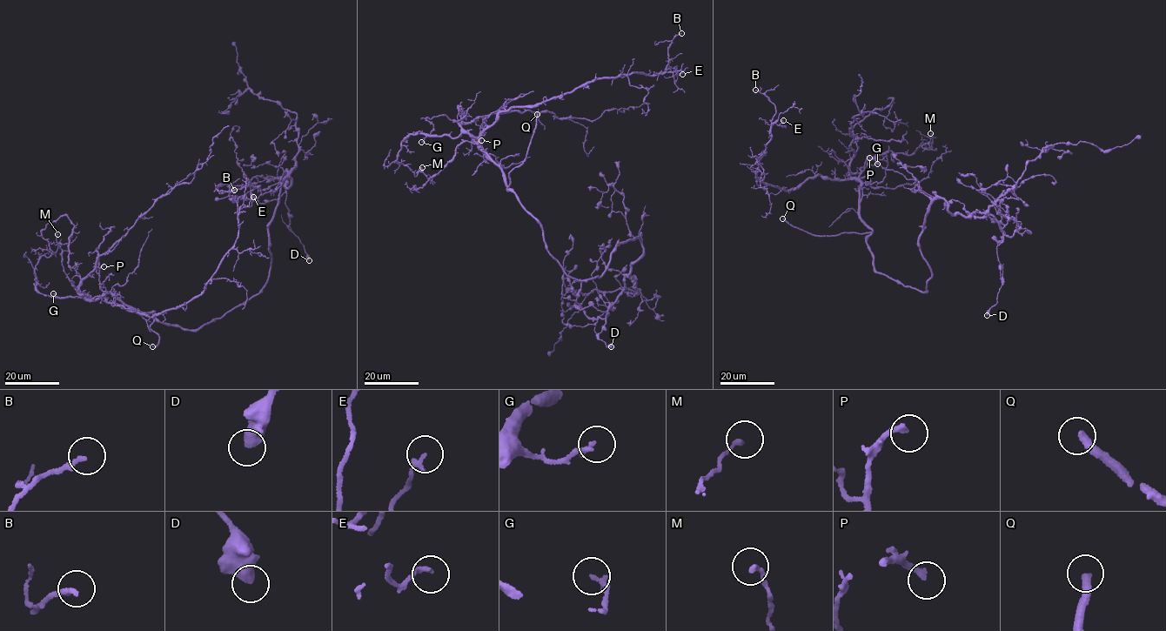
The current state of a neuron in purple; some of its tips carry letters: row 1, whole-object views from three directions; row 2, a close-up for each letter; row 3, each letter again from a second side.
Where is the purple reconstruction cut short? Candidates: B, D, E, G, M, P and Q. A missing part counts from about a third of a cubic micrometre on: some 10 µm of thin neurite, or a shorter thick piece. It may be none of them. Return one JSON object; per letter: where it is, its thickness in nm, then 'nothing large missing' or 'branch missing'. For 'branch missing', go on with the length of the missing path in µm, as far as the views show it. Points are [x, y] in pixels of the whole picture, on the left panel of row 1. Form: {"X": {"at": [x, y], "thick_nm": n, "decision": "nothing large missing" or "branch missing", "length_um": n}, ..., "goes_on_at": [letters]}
{"B": {"at": [234, 190], "thick_nm": 220, "decision": "nothing large missing"}, "D": {"at": [309, 260], "thick_nm": 550, "decision": "nothing large missing"}, "E": {"at": [253, 197], "thick_nm": 170, "decision": "nothing large missing"}, "G": {"at": [53, 293], "thick_nm": 200, "decision": "nothing large missing"}, "M": {"at": [57, 234], "thick_nm": 180, "decision": "nothing large missing"}, "P": {"at": [103, 266], "thick_nm": 240, "decision": "branch missing", "length_um": 45}, "Q": {"at": [152, 346], "thick_nm": 320, "decision": "branch missing", "length_um": 25}, "goes_on_at": ["P", "Q"]}

